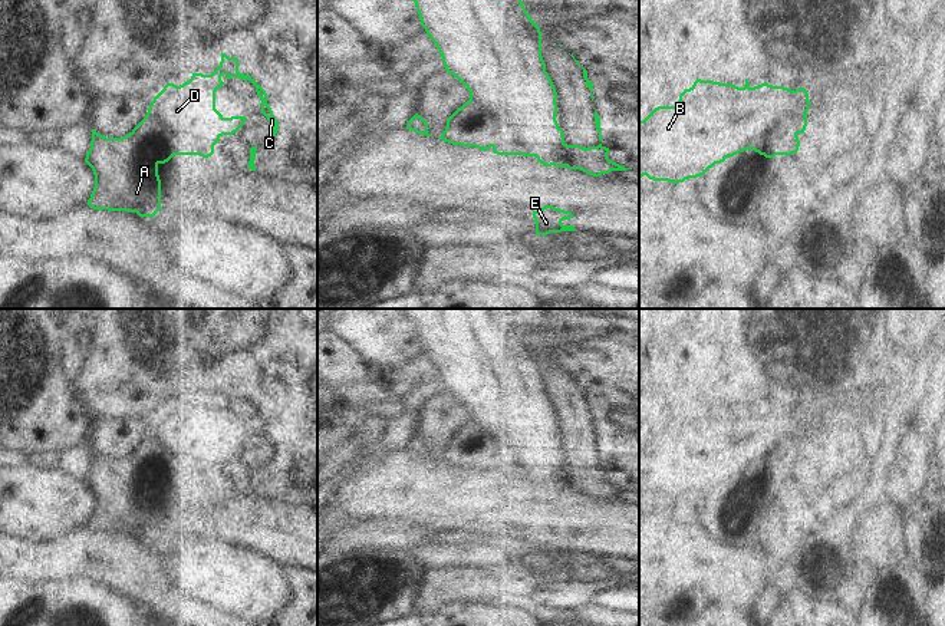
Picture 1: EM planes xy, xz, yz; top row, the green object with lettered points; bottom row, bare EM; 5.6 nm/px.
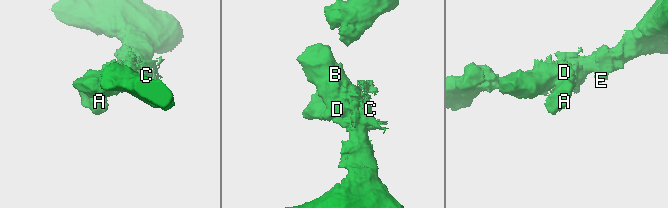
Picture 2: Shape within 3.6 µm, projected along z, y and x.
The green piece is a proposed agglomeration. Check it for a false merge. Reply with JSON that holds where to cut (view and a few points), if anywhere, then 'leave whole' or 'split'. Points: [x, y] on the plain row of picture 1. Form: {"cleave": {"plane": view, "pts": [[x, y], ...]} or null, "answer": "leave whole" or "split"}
{"cleave": {"plane": "xz", "pts": [[470, 419], [494, 435], [520, 434], [523, 438], [523, 464]]}, "answer": "split"}

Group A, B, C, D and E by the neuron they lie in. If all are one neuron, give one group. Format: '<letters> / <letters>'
A / B C D E

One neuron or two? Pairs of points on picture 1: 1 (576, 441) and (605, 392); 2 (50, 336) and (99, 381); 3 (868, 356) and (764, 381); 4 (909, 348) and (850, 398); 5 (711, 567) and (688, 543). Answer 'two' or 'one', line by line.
1: two
2: two
3: one
4: two
5: one

